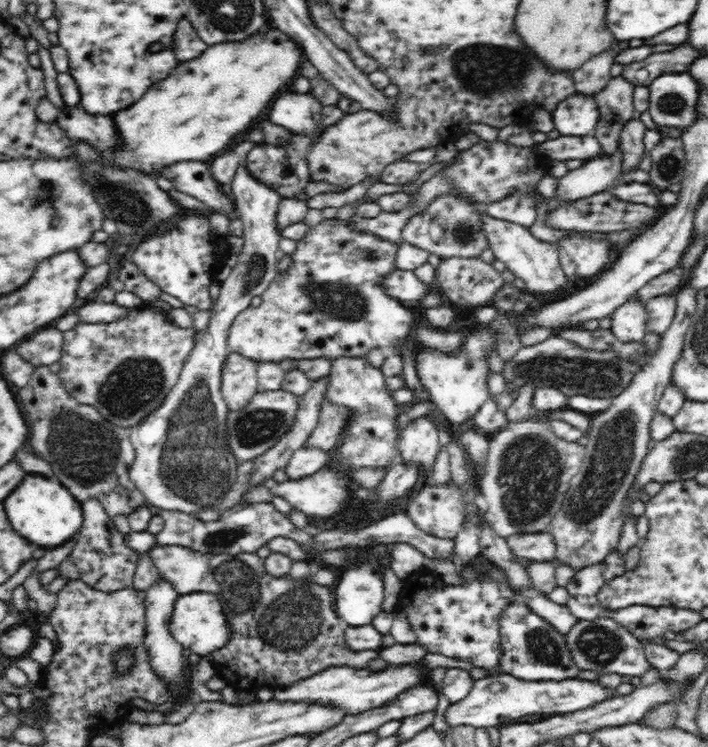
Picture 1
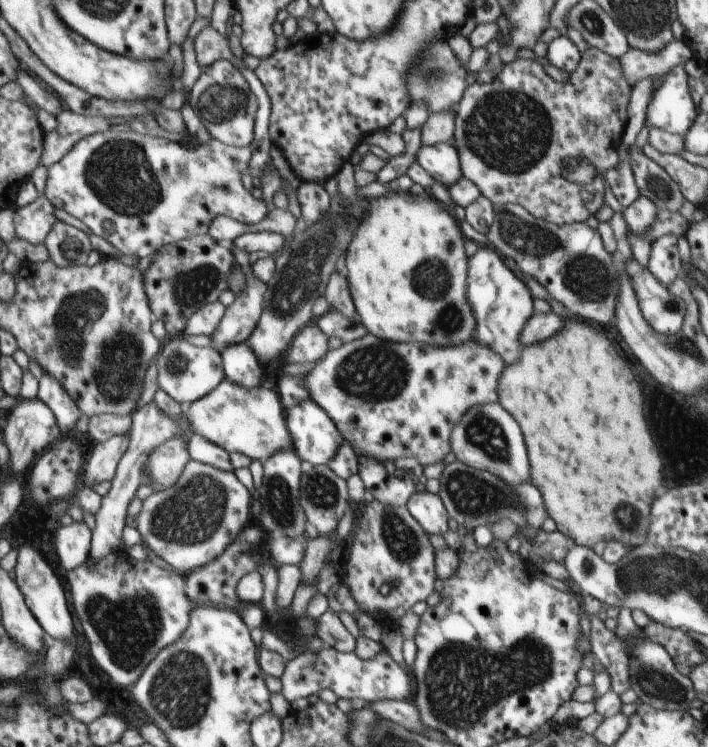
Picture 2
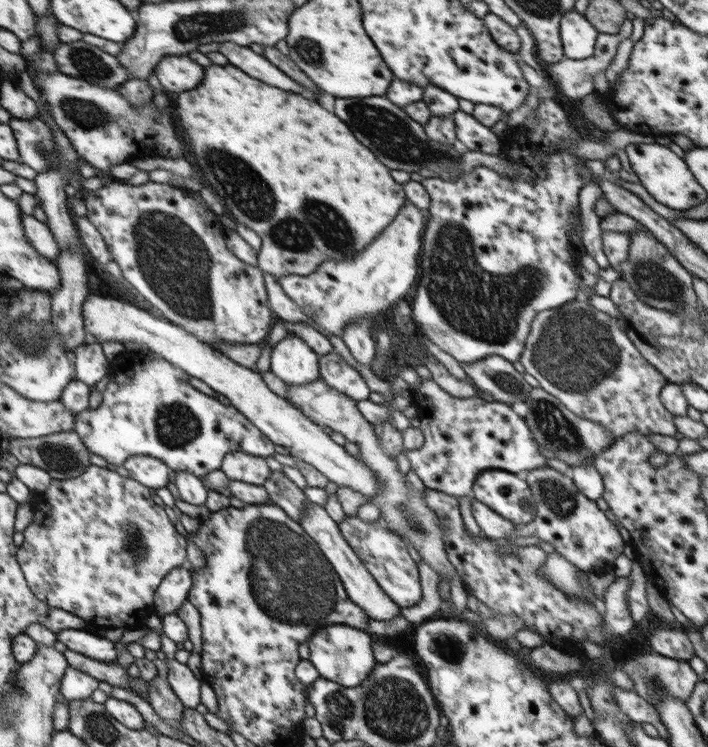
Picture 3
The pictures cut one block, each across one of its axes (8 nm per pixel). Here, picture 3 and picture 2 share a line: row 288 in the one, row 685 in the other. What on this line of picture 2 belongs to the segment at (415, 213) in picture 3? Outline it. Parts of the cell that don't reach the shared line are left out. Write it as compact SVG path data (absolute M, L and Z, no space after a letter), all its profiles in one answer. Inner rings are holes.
M328 647L316 651L308 649L285 664L281 682L281 693L290 704L296 698L308 698L312 694L319 694L324 688L332 690L338 698L348 698L362 705L376 701L406 699L410 694L408 670L384 651L370 660L362 660L357 657L355 651L343 653Z

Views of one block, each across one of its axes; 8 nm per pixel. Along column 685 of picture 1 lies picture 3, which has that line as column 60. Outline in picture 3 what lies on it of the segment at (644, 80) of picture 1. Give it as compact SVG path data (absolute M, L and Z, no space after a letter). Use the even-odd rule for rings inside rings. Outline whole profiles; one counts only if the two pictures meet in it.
M84 40L60 43L54 49L58 71L88 80L100 88L115 88L128 80L128 72L122 68L118 58L106 54L104 50L86 44Z

